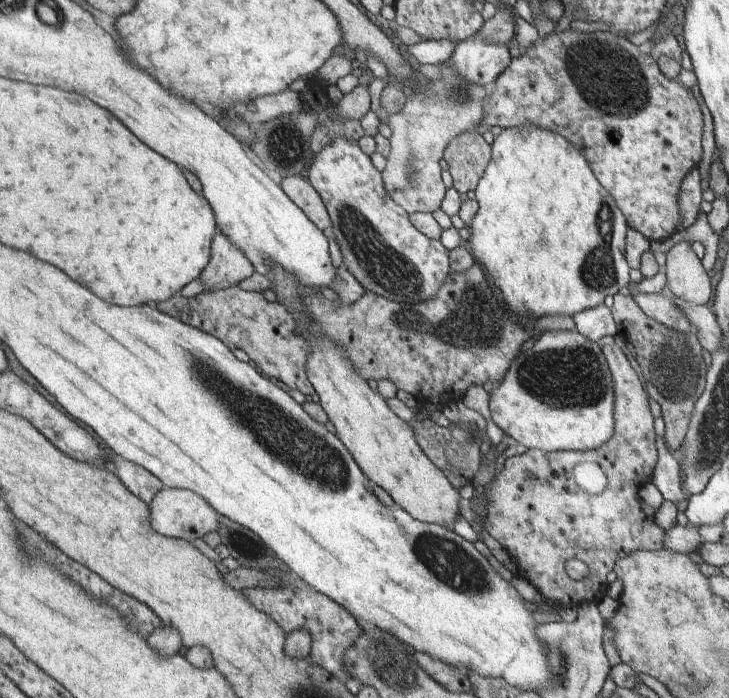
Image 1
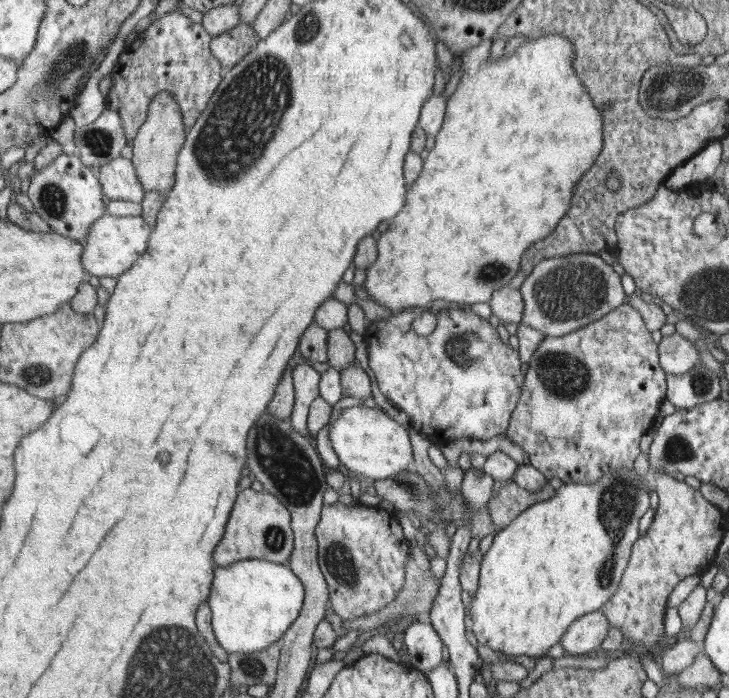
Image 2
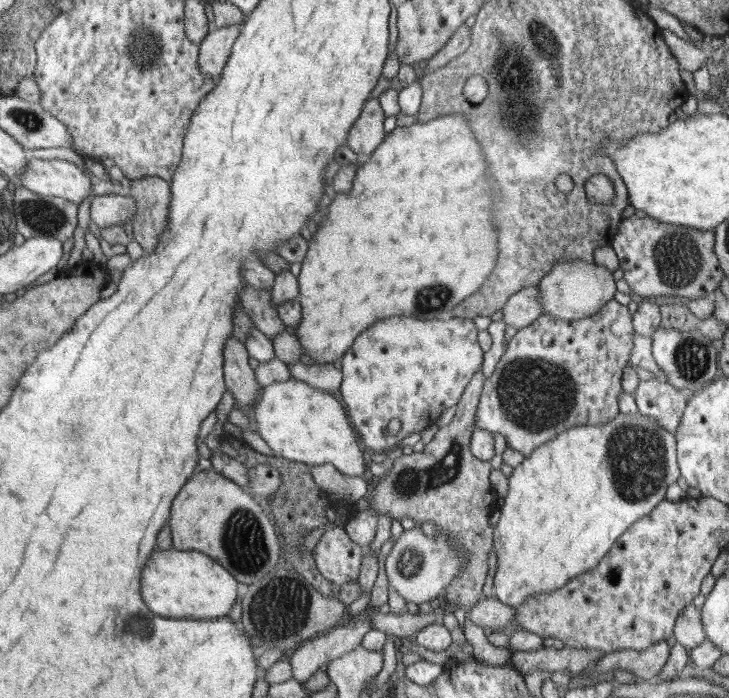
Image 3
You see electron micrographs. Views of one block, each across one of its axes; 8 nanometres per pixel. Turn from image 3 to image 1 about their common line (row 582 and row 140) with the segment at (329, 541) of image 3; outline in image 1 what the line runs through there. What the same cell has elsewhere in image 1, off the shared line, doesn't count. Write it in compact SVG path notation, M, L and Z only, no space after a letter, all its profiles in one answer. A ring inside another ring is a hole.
M336 139L315 155L305 177L319 191L320 198L330 212L334 236L340 245L344 266L347 266L347 270L366 292L370 291L392 301L410 304L427 302L439 293L450 274L450 250L440 239L429 239L412 224L411 220L408 220L407 210L387 193L385 186L382 186L380 172L372 166L372 161L361 148L356 144L350 144L348 139Z

